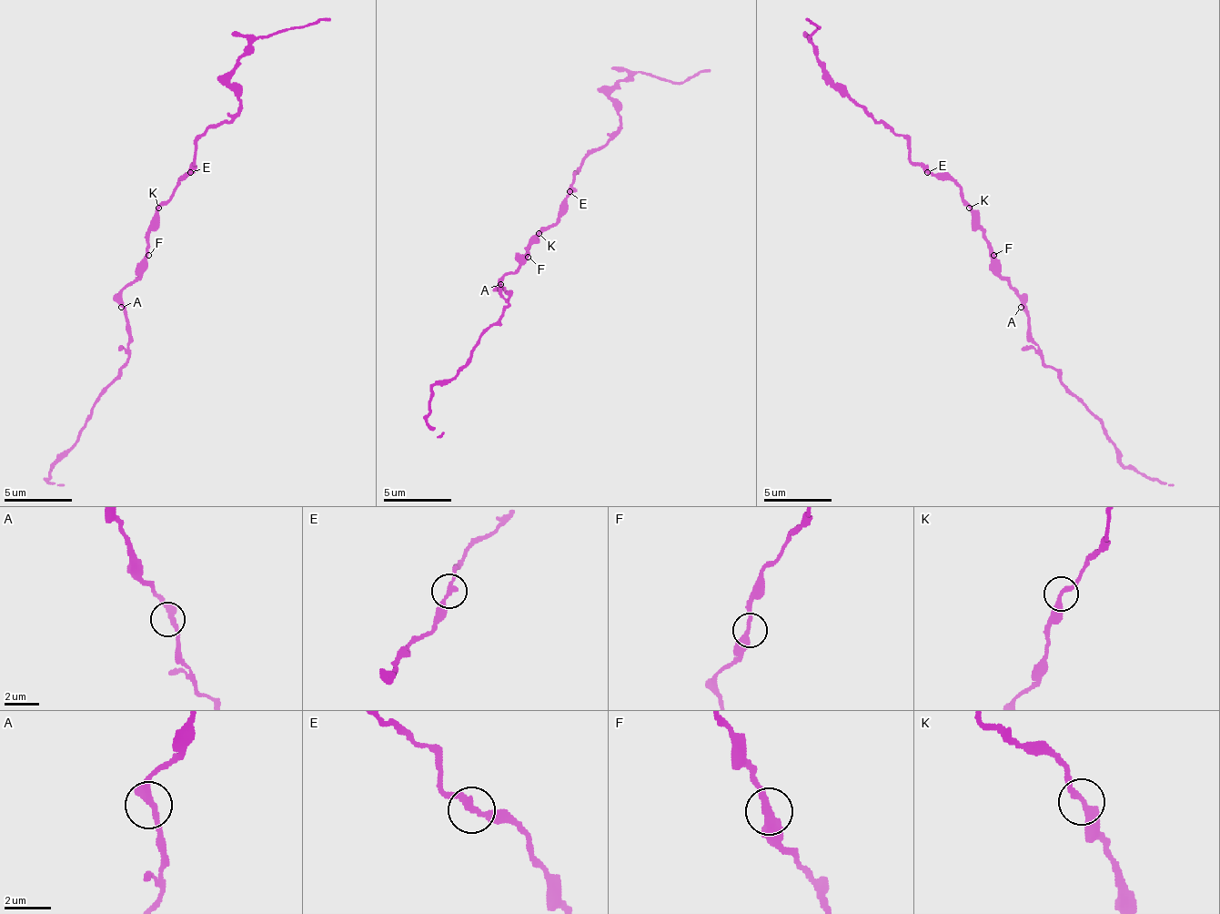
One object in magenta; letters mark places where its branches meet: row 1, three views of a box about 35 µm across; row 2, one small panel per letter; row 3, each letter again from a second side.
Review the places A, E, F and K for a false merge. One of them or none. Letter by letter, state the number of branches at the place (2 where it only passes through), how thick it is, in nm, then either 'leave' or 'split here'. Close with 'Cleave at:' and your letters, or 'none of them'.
A: 2 | 340 nm | leave
E: 2 | 280 nm | leave
F: 2 | 340 nm | leave
K: 2 | 280 nm | leave
Cleave at: none of them

